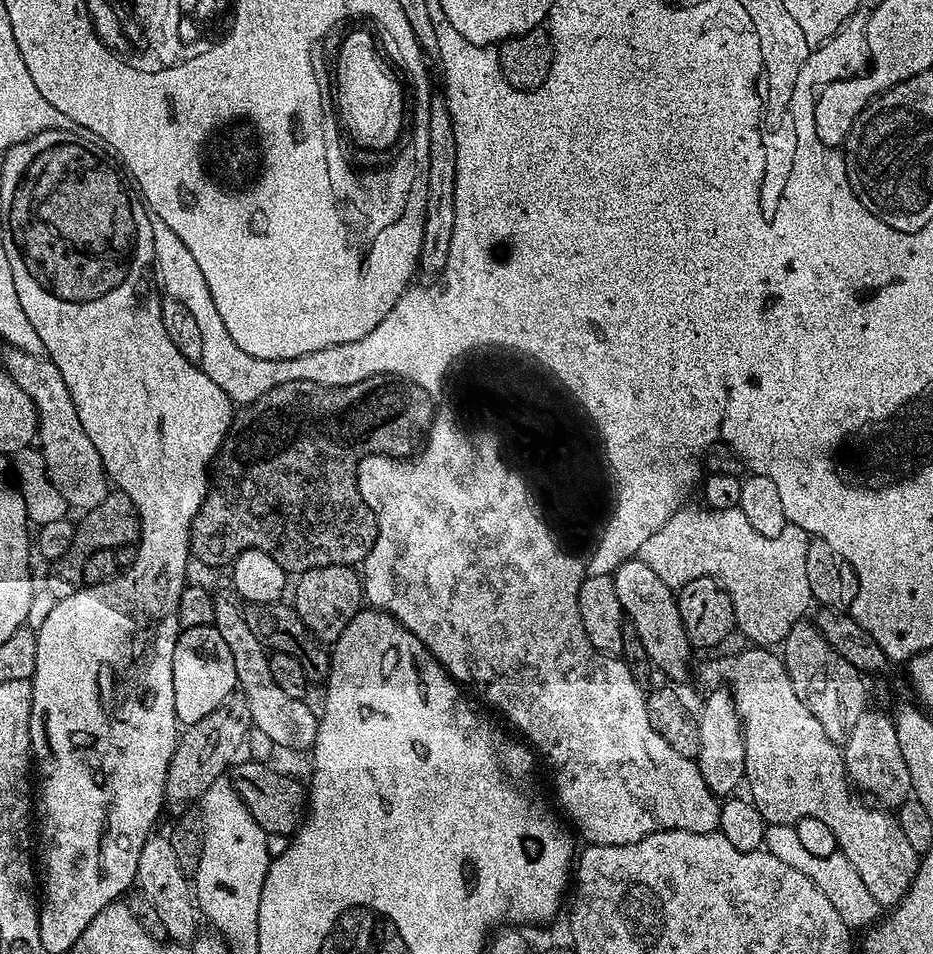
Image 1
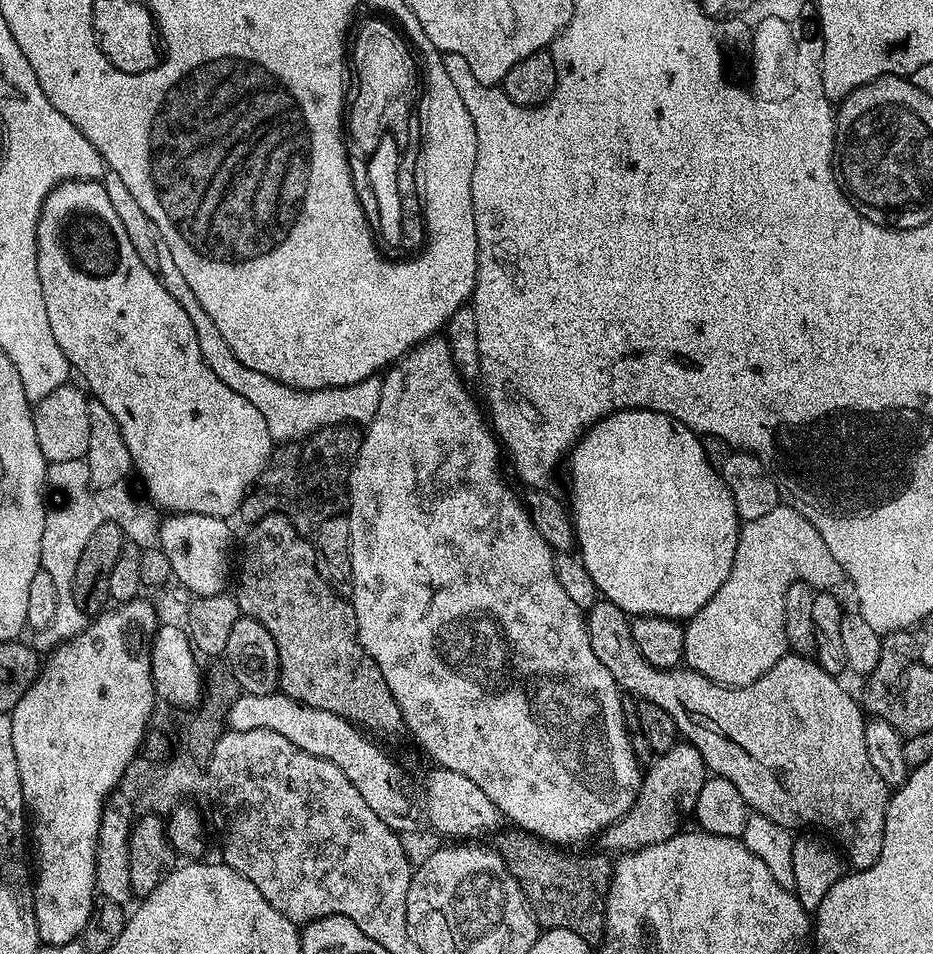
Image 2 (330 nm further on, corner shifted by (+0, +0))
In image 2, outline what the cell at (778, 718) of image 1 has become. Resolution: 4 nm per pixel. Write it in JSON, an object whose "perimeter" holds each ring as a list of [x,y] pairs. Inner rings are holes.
{"perimeter":[[[603,598],[597,599],[596,605],[587,609],[584,625],[590,638],[590,650],[594,650],[594,654],[598,657],[598,662],[602,662],[602,666],[606,666],[606,670],[610,670],[610,678],[614,678],[617,688],[623,690],[627,695],[629,692],[630,695],[636,696],[635,698],[639,698],[640,700],[654,702],[654,706],[662,706],[662,710],[666,710],[666,714],[670,714],[670,718],[676,720],[677,733],[687,743],[694,745],[698,750],[698,754],[702,754],[707,771],[711,775],[726,778],[726,782],[734,782],[734,787],[738,789],[738,794],[742,794],[742,798],[746,798],[749,809],[755,815],[770,818],[776,824],[780,824],[783,828],[789,830],[800,830],[796,828],[802,827],[803,824],[821,824],[829,832],[829,834],[827,833],[829,837],[836,836],[837,841],[835,840],[835,843],[842,849],[847,863],[853,869],[869,868],[870,866],[874,866],[874,862],[878,862],[878,854],[882,854],[882,834],[886,826],[886,810],[888,809],[890,787],[878,776],[877,771],[874,770],[873,765],[869,761],[869,755],[866,754],[866,740],[864,738],[866,716],[862,711],[861,705],[858,703],[857,697],[855,700],[839,684],[841,681],[837,677],[831,676],[826,670],[822,670],[820,663],[807,656],[786,654],[769,672],[762,674],[762,678],[758,678],[758,682],[750,682],[750,686],[746,686],[745,688],[728,688],[725,684],[712,683],[712,680],[697,672],[693,672],[687,666],[652,668],[642,658],[638,646],[634,646],[634,642],[632,641],[632,625],[629,617],[621,612],[618,606],[610,603],[609,600]]]}

